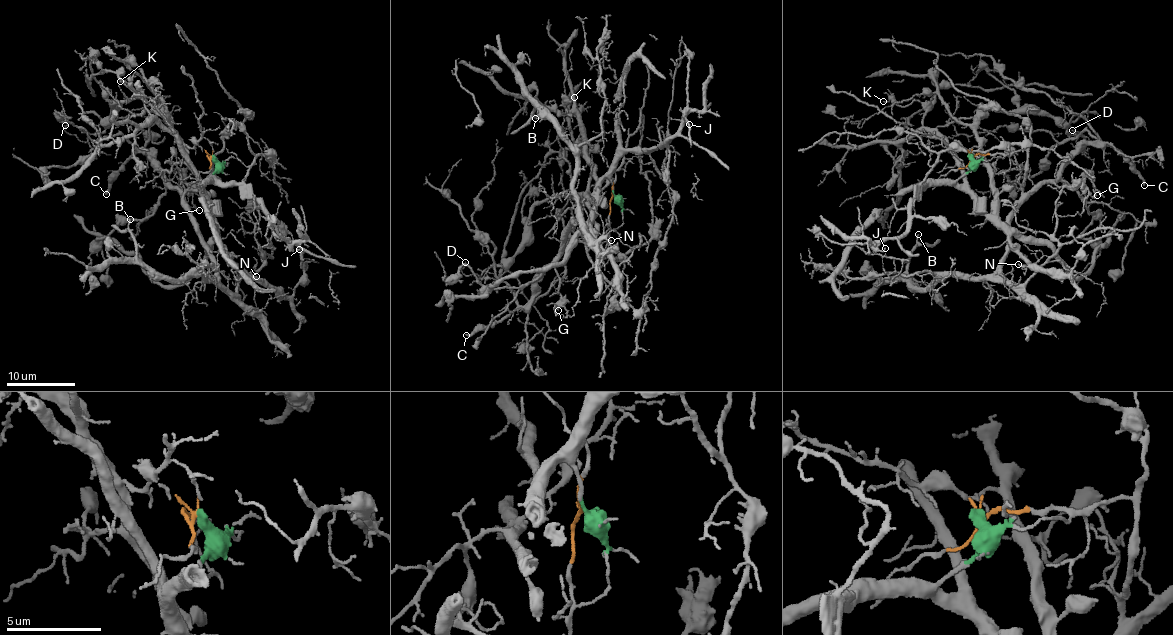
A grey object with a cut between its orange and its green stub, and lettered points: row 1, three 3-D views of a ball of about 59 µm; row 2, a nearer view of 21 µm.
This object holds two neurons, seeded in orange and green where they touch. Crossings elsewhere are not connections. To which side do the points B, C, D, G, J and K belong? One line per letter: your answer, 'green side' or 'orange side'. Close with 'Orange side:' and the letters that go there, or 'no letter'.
B: orange side
C: orange side
D: orange side
G: orange side
J: green side
K: green side
Orange side: B, C, D, G

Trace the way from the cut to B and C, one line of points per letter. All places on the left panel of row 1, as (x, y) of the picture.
B: (211, 157), (217, 160), (213, 175), (183, 202), (213, 278), (191, 271), (163, 278), (136, 256), (131, 218)
C: (211, 157), (217, 160), (214, 158), (213, 175), (184, 196), (149, 152), (131, 153), (106, 195)

